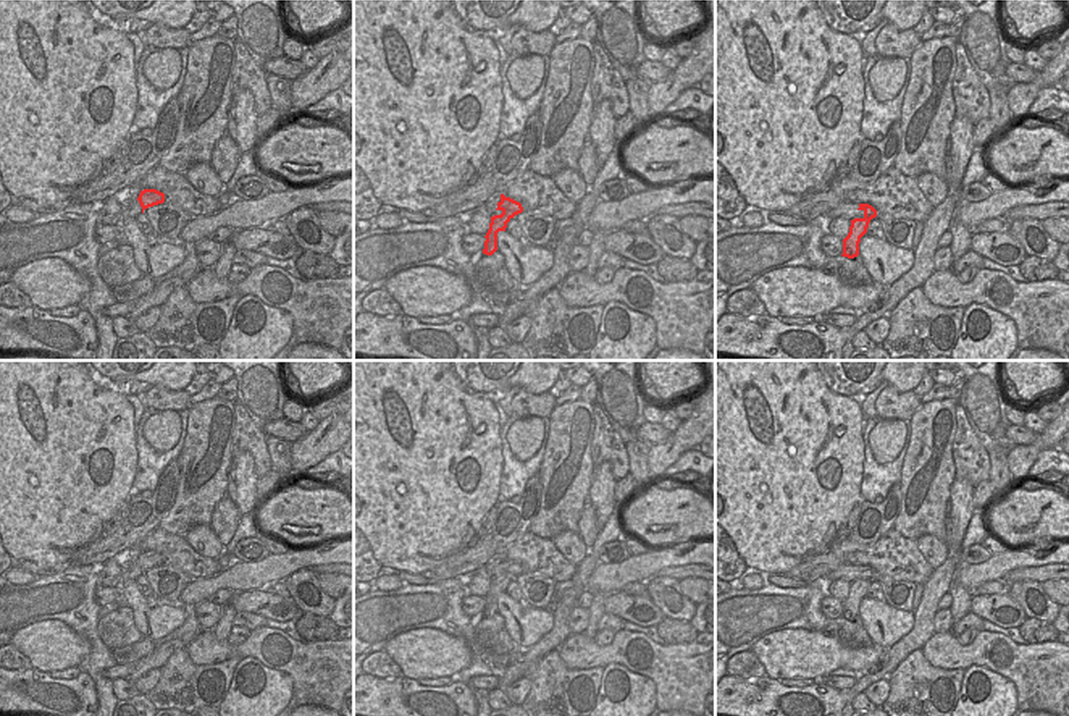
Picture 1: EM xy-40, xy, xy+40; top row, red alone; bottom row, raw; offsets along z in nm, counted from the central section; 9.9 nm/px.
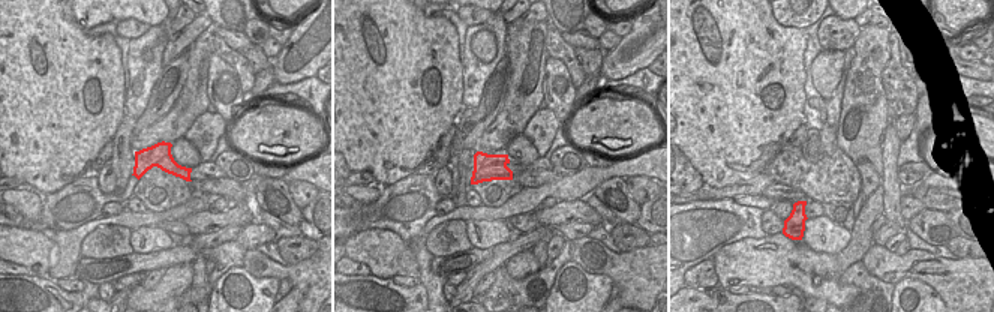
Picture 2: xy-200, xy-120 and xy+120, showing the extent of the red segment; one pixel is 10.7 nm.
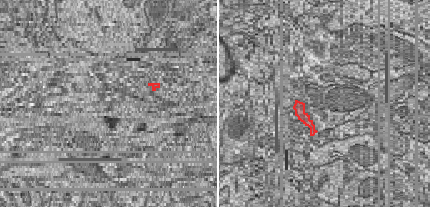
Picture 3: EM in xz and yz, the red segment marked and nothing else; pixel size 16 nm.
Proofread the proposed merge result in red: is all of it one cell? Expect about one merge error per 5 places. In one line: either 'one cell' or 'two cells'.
one cell

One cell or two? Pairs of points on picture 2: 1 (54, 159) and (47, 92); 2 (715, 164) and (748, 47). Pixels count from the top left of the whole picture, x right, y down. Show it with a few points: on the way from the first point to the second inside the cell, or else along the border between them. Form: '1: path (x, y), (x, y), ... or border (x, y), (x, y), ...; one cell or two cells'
1: path (48, 143), (47, 108); one cell
2: path (727, 135), (729, 75); one cell

